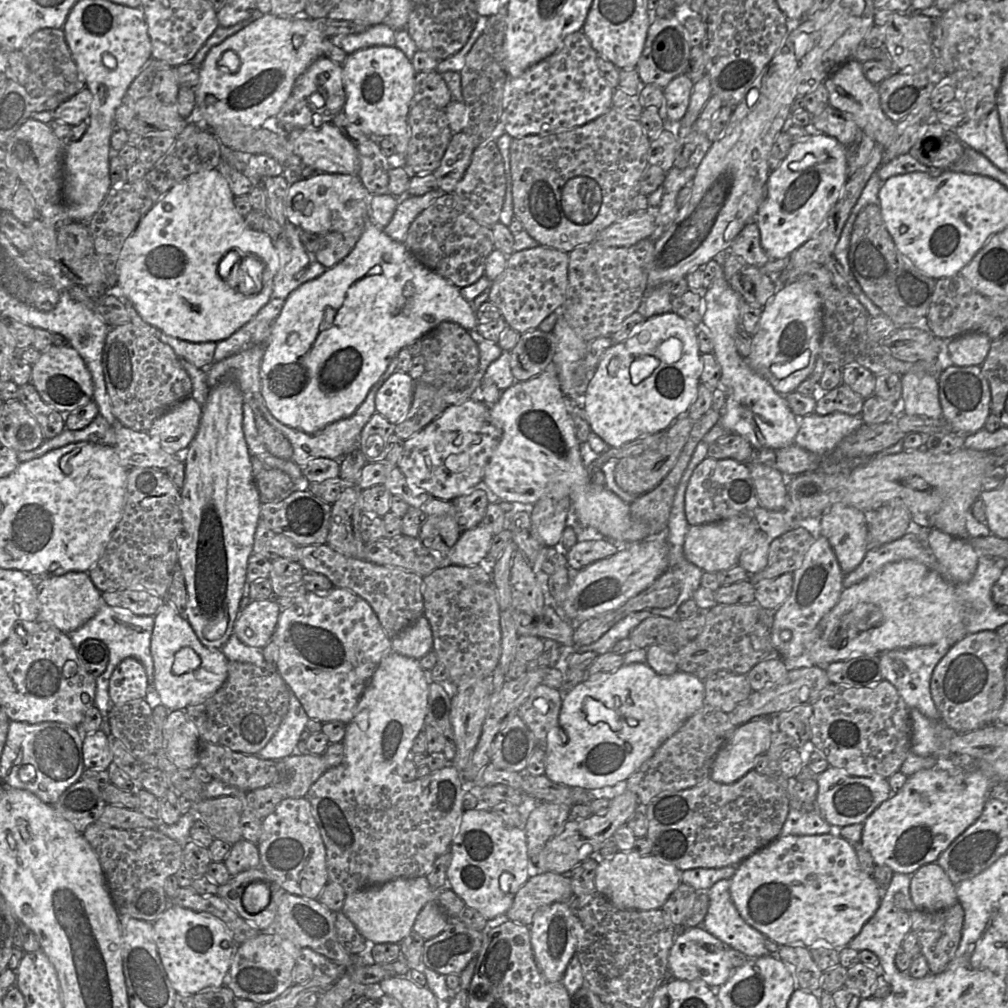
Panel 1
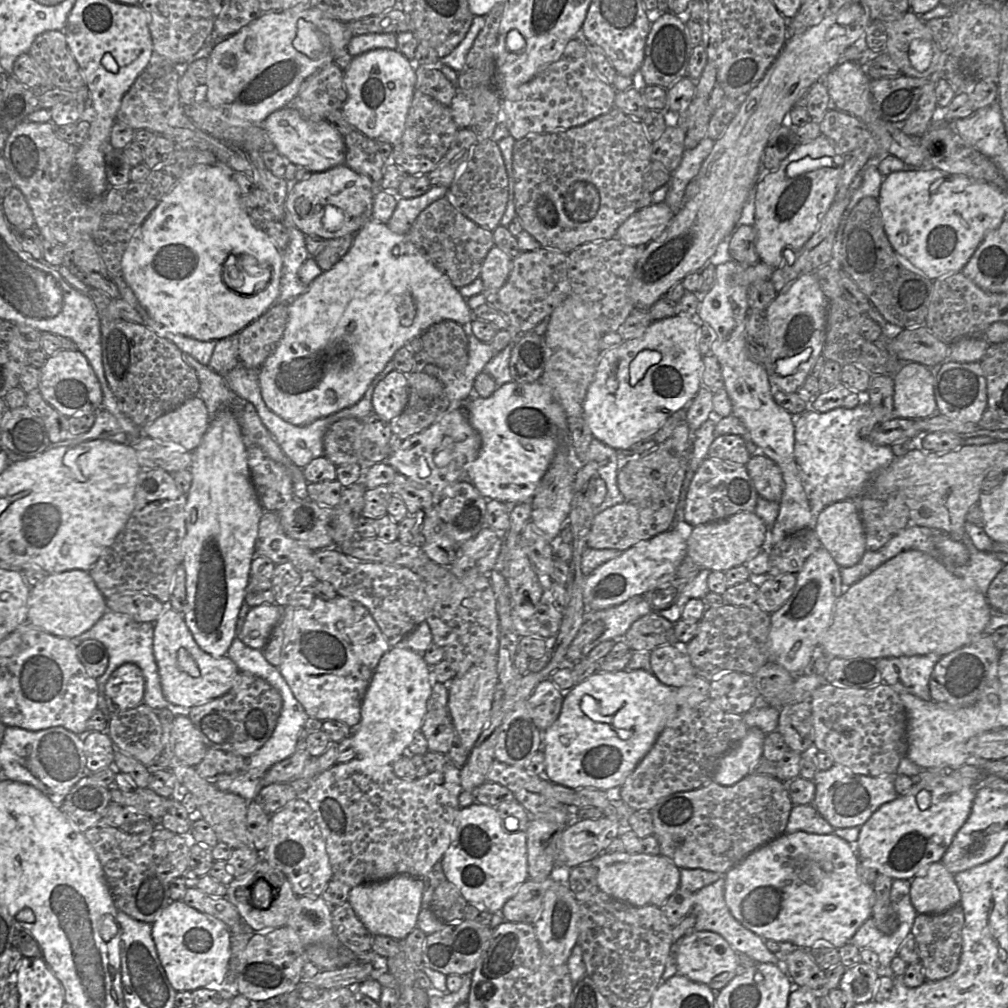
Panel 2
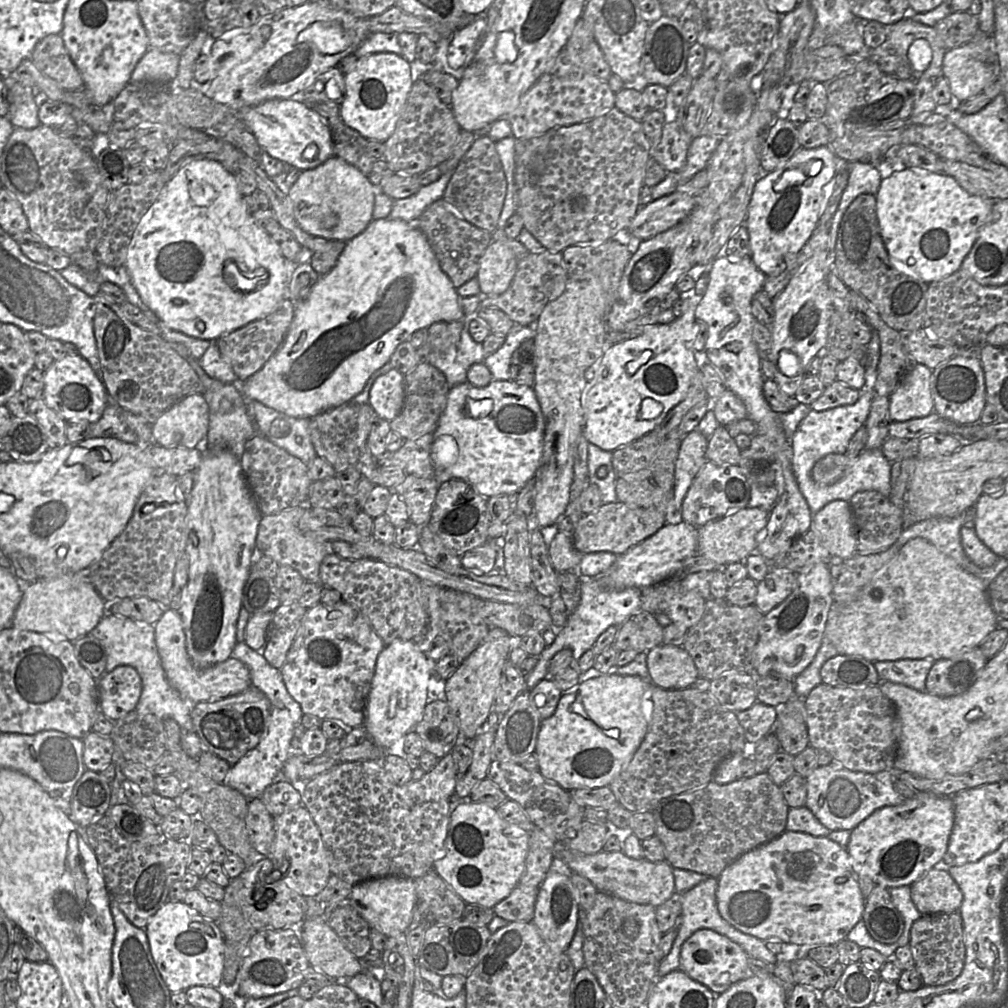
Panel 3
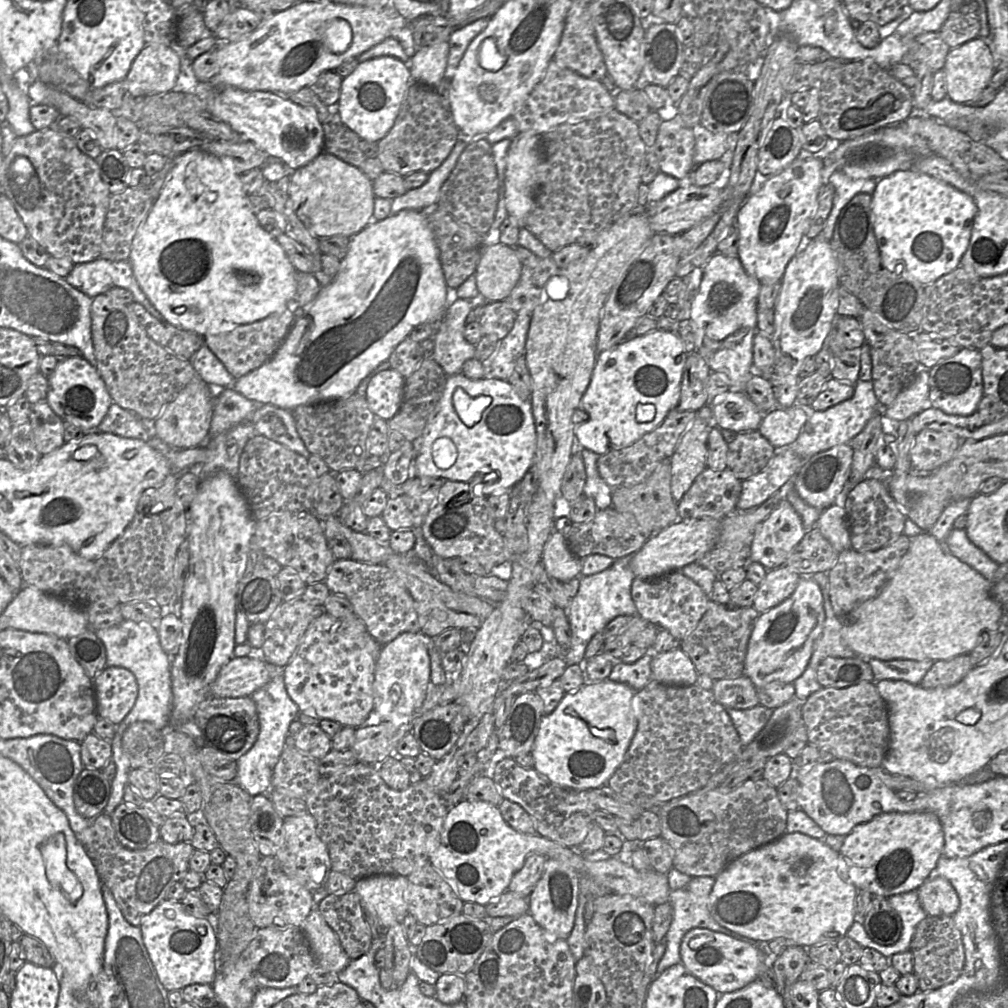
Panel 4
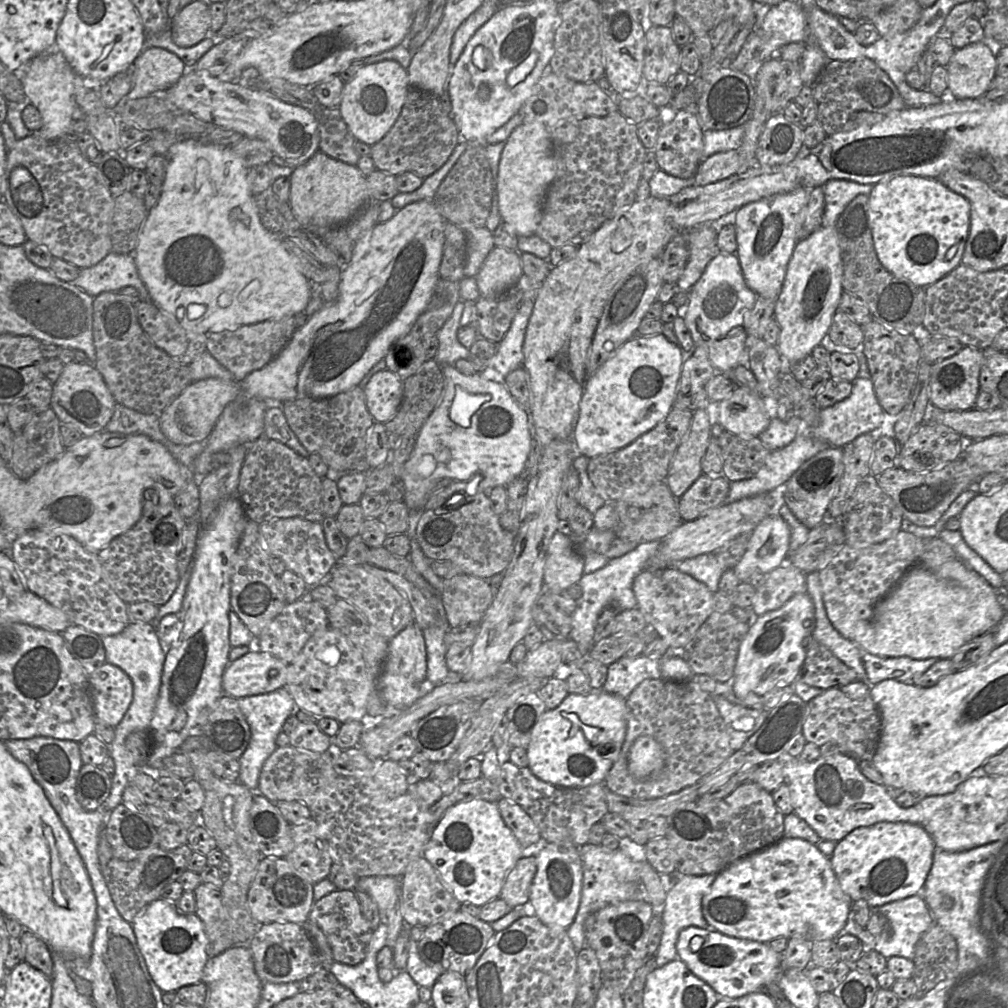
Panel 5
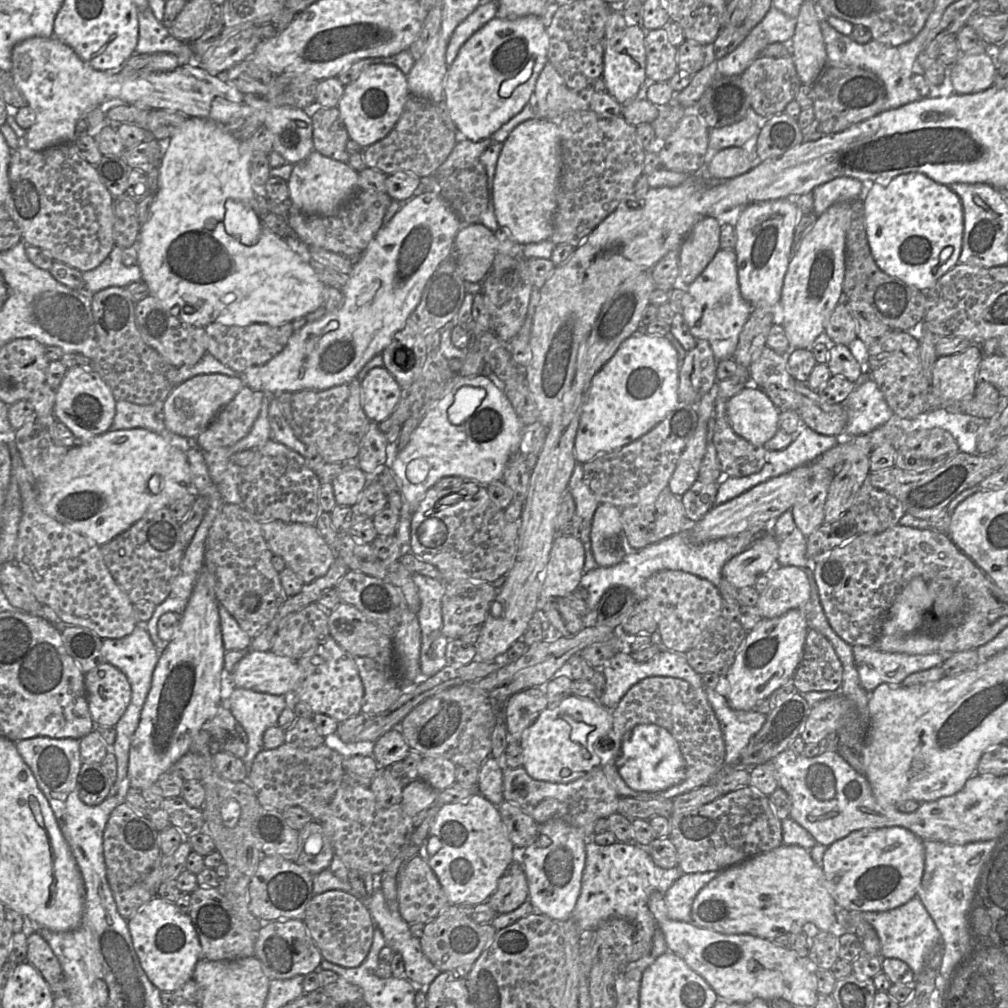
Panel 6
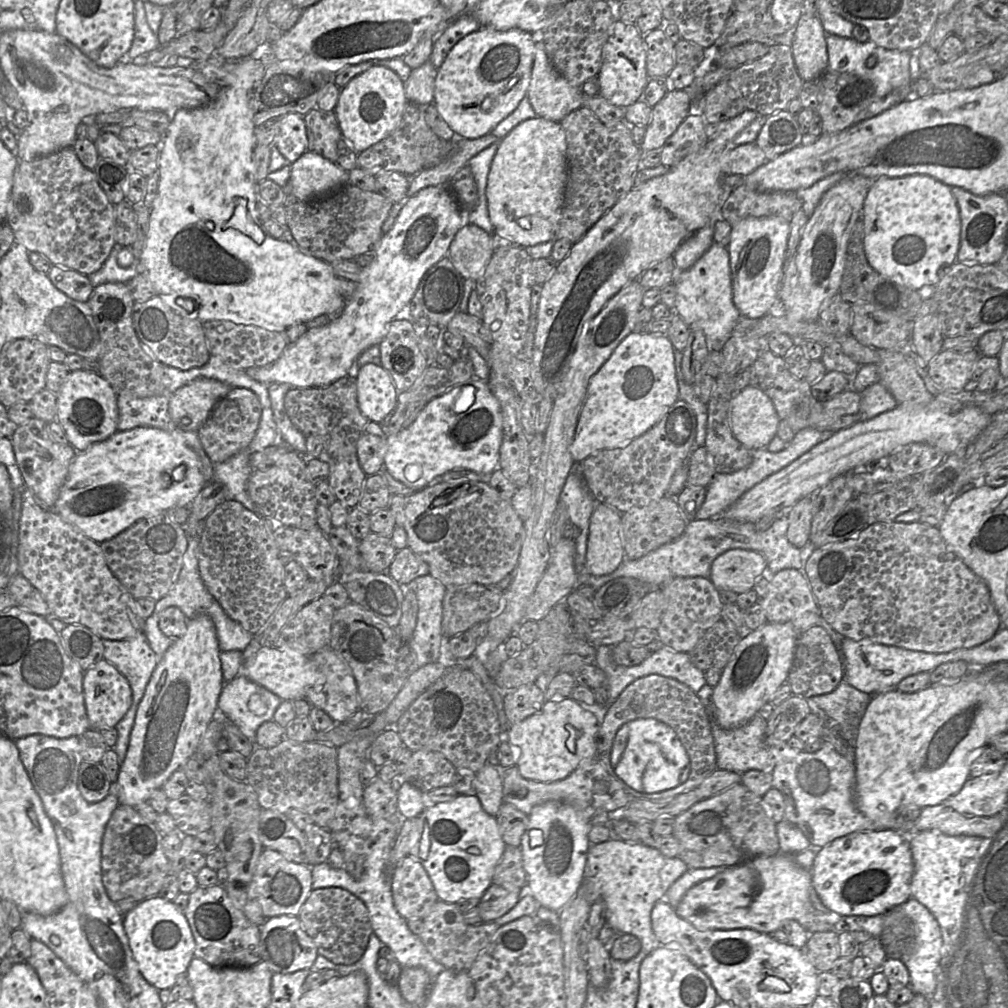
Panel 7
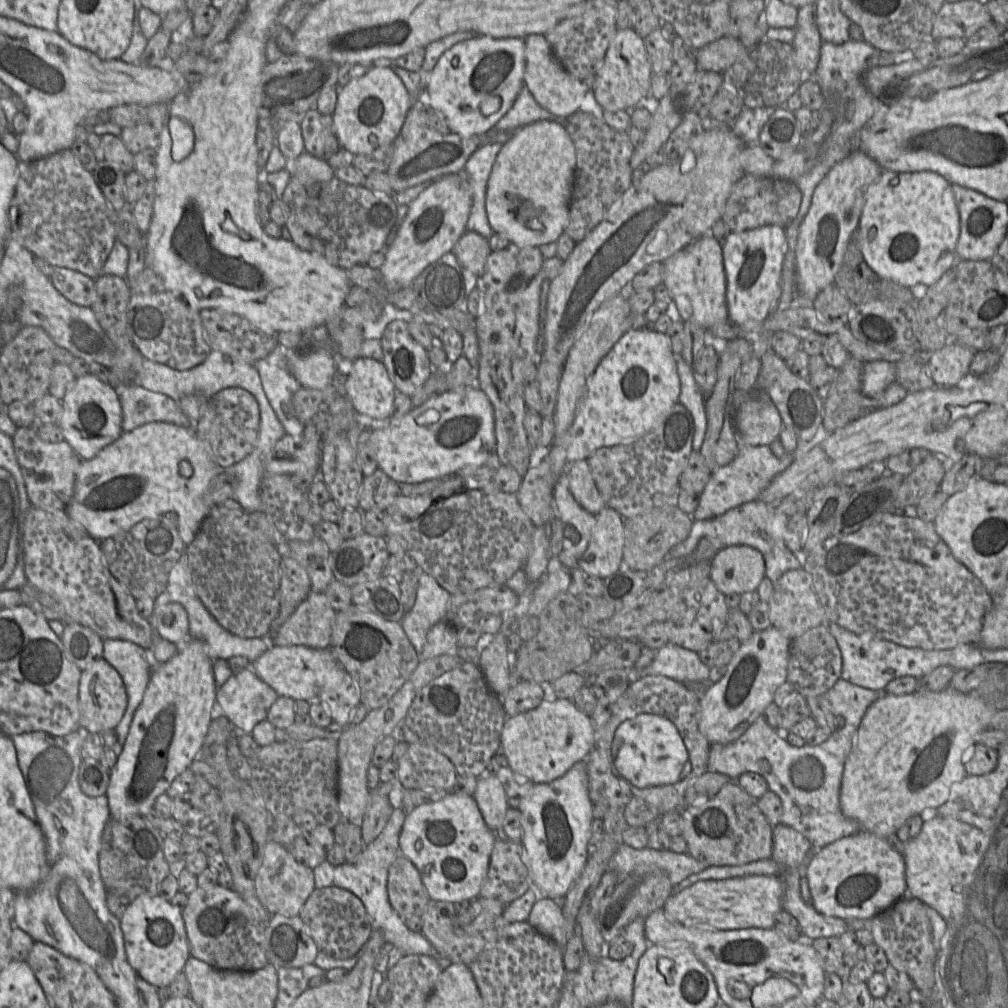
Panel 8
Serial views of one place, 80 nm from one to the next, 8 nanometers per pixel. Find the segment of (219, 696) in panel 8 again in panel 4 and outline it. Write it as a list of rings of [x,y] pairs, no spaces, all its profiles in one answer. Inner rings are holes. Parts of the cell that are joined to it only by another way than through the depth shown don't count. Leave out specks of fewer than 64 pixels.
[[[268,663],[271,679],[262,688],[256,690],[251,698],[256,704],[260,731],[251,749],[237,760],[237,775],[233,782],[252,797],[258,794],[268,794],[271,790],[273,770],[285,746],[285,738],[291,722],[300,713],[297,704],[290,698],[284,683],[284,667]]]

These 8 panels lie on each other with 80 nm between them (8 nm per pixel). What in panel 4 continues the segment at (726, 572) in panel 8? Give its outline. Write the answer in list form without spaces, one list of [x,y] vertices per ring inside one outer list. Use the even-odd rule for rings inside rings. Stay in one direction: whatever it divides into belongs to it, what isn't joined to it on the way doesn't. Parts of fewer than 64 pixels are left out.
[[[782,500],[770,515],[756,527],[750,545],[750,561],[758,562],[767,570],[784,566],[788,555],[805,534],[801,517],[792,504]]]

